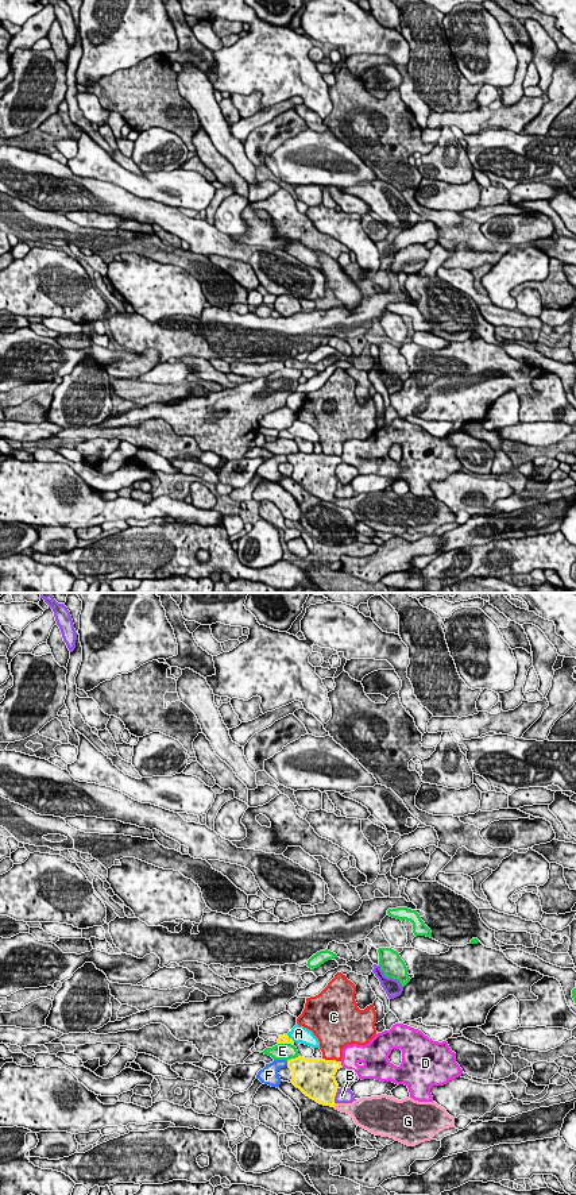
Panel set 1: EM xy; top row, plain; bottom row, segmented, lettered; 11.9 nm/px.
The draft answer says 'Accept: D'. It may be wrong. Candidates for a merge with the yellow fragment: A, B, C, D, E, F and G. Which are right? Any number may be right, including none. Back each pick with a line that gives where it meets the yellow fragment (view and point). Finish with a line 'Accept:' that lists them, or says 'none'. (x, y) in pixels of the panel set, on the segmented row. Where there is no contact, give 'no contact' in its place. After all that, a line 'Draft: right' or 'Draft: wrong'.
Accept: none
Draft: wrong

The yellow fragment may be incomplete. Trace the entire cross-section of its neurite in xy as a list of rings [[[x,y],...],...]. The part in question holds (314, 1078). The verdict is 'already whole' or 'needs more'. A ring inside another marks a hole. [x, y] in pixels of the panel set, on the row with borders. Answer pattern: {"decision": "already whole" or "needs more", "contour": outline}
{"decision": "already whole", "contour": [[[298,1056],[287,1060],[287,1067],[293,1071],[291,1083],[306,1096],[324,1106],[336,1106],[339,1084],[335,1075],[341,1061]]]}

